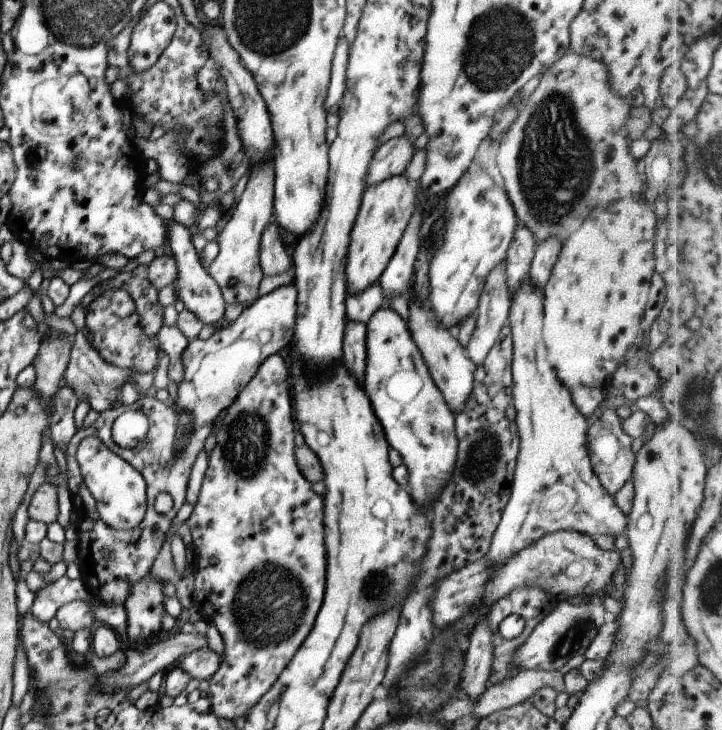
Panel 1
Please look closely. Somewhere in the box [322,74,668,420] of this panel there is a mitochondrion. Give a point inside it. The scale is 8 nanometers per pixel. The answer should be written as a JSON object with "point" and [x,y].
{"point":[552,138]}

